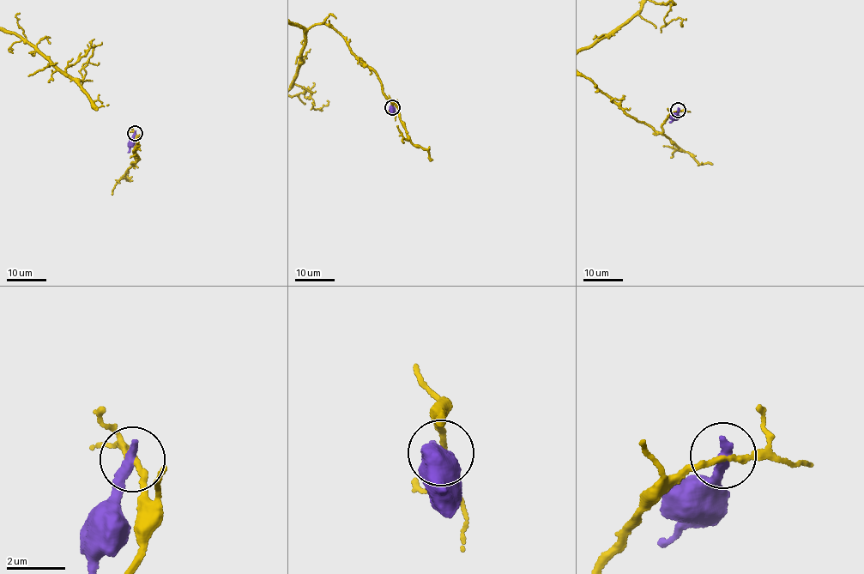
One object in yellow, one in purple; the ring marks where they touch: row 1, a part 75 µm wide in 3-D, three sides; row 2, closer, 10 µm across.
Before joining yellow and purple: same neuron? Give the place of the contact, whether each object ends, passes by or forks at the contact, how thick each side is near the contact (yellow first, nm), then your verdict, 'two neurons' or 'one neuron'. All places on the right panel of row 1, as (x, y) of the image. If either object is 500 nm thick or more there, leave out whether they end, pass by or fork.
(678, 110) | yellow passes by | purple ends | 180/440 nm | two neurons

